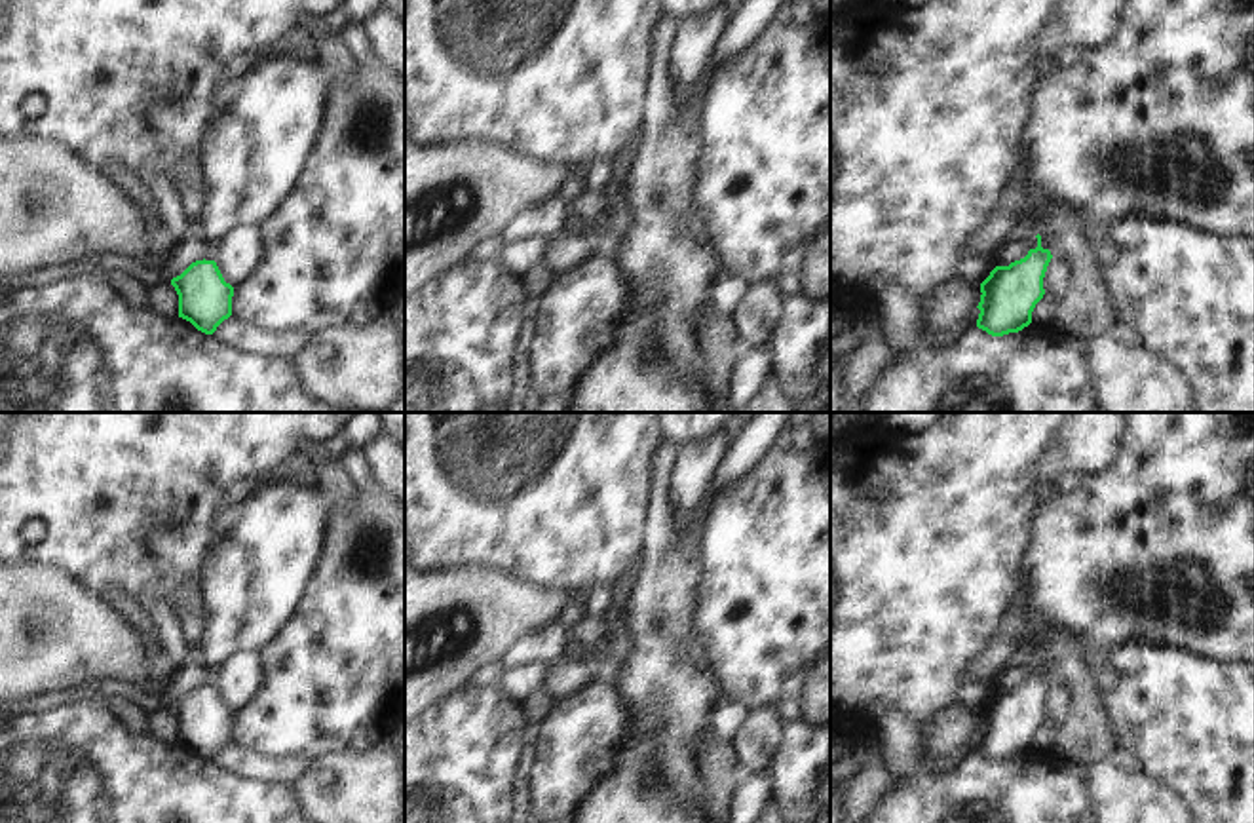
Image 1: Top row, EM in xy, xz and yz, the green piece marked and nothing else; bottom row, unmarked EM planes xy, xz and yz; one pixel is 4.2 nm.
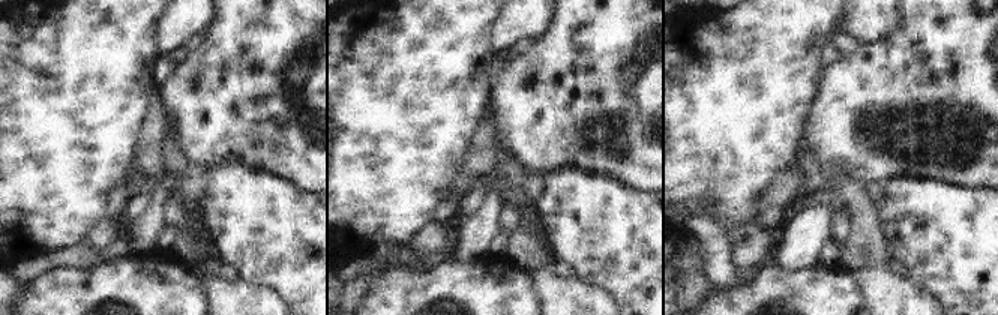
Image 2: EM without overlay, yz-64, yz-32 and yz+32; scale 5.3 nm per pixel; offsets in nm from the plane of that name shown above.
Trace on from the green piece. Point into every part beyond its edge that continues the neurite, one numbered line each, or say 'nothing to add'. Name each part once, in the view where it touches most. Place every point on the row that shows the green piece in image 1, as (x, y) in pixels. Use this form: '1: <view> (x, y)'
nothing to add

